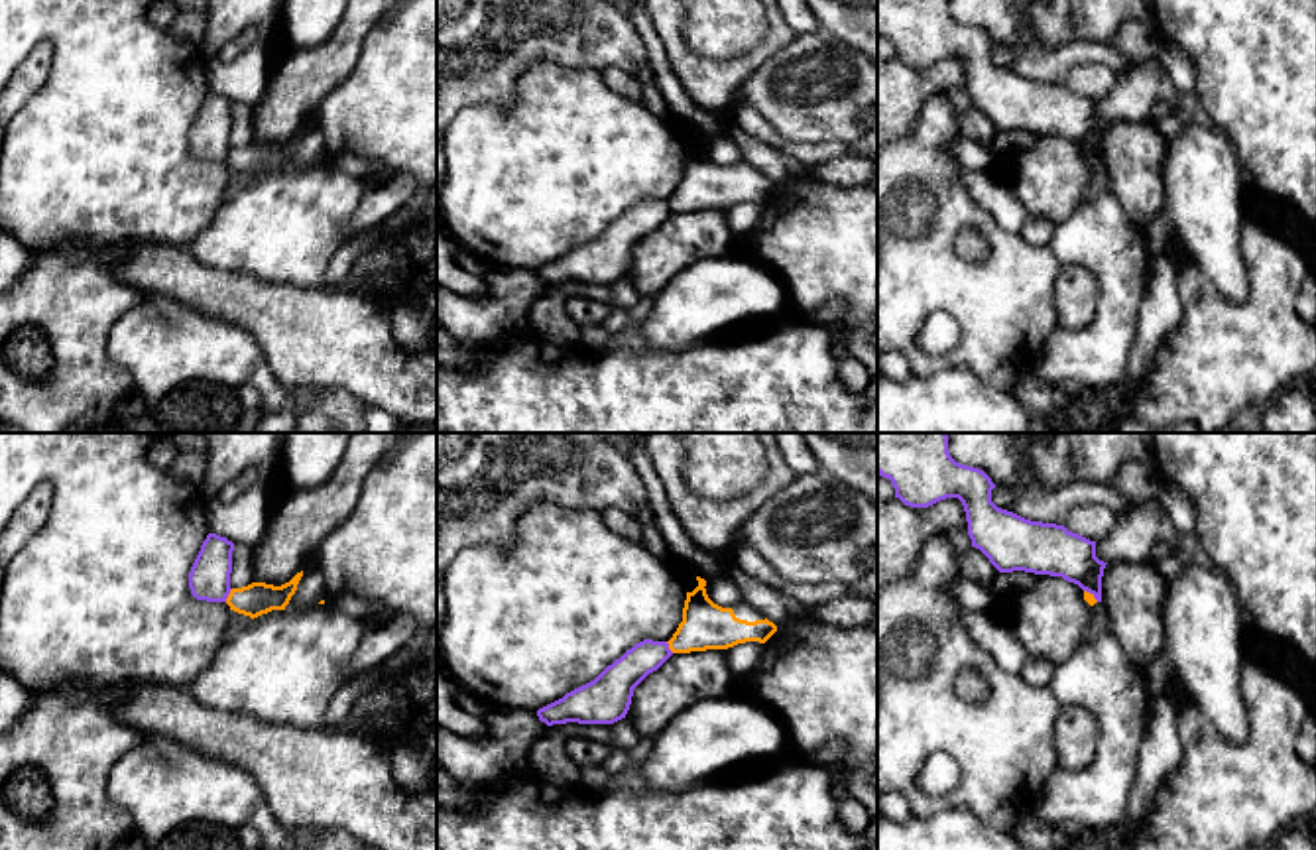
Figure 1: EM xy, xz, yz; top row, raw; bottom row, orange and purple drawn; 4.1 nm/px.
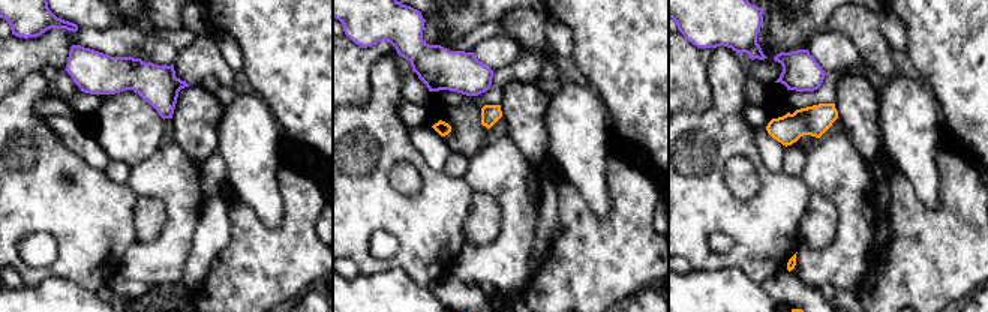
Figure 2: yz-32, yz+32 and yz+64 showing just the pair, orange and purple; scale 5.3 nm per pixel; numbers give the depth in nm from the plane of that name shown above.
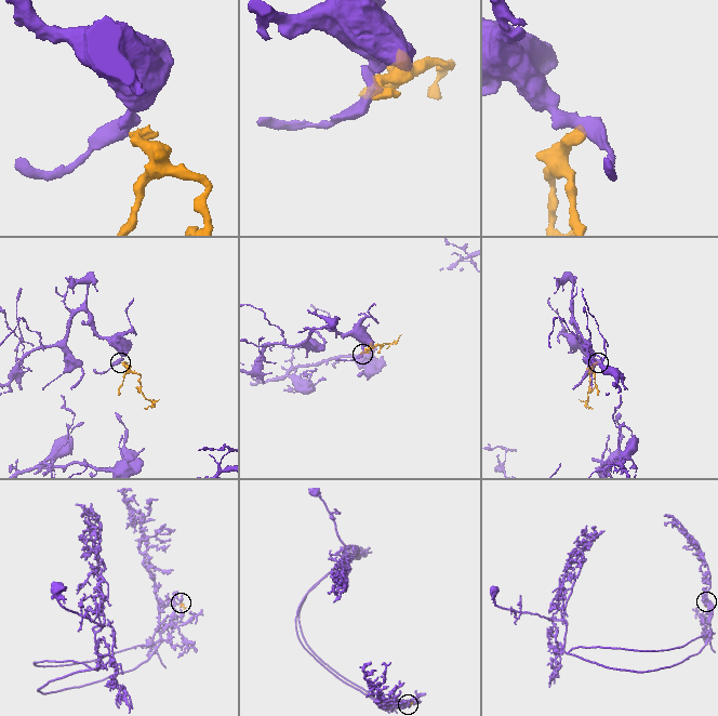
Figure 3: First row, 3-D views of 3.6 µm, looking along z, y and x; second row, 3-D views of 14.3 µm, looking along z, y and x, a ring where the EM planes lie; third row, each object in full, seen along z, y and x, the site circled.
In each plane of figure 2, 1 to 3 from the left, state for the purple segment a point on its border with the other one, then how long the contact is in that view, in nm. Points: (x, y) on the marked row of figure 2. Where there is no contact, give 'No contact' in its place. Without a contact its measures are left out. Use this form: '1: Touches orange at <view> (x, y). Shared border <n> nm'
1: No contact
2: No contact
3: No contact

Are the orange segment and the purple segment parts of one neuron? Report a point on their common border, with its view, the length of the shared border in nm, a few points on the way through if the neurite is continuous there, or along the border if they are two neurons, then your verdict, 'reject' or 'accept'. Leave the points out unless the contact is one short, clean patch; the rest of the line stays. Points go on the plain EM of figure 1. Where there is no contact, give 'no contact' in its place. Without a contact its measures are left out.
contact xy (229, 154); length 70 nm; border xy (233, 148), (225, 160); reject

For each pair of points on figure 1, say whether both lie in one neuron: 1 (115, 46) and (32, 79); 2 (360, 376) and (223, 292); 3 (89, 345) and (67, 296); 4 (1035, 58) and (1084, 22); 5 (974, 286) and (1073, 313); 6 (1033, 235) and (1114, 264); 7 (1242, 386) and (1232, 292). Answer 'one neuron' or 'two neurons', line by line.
1: two neurons
2: one neuron
3: one neuron
4: two neurons
5: two neurons
6: two neurons
7: two neurons

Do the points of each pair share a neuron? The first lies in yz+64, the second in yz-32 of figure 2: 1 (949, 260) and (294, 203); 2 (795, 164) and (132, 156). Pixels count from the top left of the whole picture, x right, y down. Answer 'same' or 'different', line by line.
1: same
2: different

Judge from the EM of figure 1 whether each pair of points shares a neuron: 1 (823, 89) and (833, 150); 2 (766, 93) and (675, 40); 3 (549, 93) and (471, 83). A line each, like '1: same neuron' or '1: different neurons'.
1: different neurons
2: different neurons
3: different neurons

